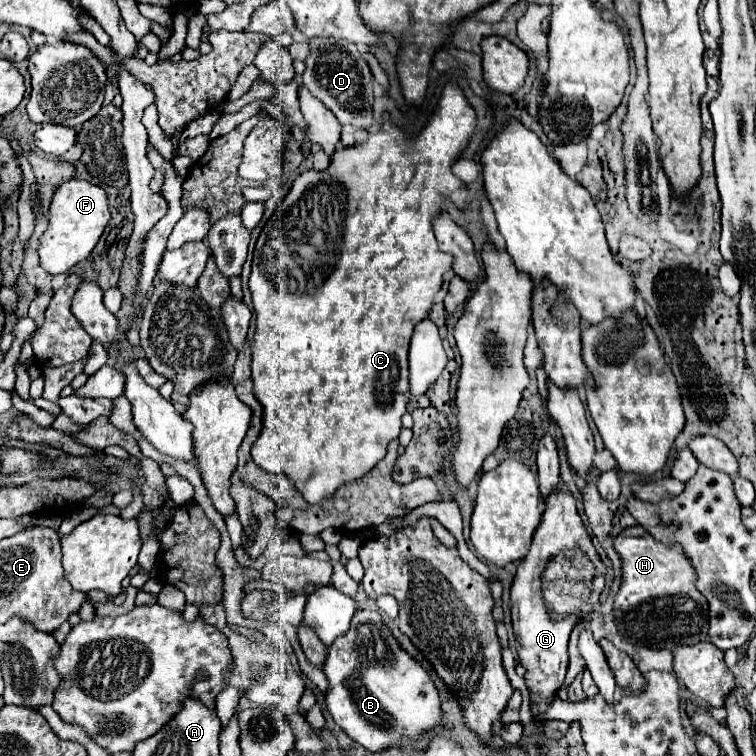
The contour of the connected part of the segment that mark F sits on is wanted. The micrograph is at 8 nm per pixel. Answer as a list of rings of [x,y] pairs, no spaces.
[[[72,179],[60,185],[54,193],[50,207],[50,227],[42,235],[42,245],[40,245],[42,267],[50,275],[68,273],[76,263],[84,261],[92,253],[108,221],[110,221],[108,195],[102,187],[80,179]]]

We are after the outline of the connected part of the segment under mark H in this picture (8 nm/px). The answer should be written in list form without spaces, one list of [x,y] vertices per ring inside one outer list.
[[[636,525],[618,535],[616,551],[622,557],[622,585],[614,599],[614,617],[620,635],[636,647],[668,651],[710,641],[706,597],[698,593],[694,567],[676,541],[662,545],[662,541],[654,541],[646,529]]]

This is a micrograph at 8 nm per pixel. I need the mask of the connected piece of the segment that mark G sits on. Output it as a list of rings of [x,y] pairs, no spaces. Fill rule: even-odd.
[[[546,433],[540,443],[538,443],[538,479],[540,479],[540,491],[542,497],[546,499],[546,511],[548,515],[552,513],[550,519],[542,519],[538,529],[534,531],[532,537],[532,547],[528,551],[528,555],[520,561],[518,565],[518,573],[514,577],[512,583],[512,625],[514,625],[514,633],[518,639],[518,655],[520,655],[520,663],[526,667],[526,685],[532,691],[532,715],[536,717],[536,713],[544,711],[550,703],[550,699],[554,697],[554,693],[558,691],[558,687],[564,683],[564,675],[566,675],[568,667],[568,641],[576,622],[579,617],[570,614],[560,621],[556,617],[552,617],[547,611],[542,591],[540,591],[540,577],[544,572],[546,563],[558,555],[560,551],[566,549],[574,549],[580,547],[590,561],[594,561],[594,565],[602,567],[602,573],[594,577],[594,591],[602,591],[606,585],[606,565],[602,563],[600,555],[596,553],[592,539],[578,515],[576,509],[576,499],[574,495],[566,489],[566,487],[556,487],[560,483],[560,465],[558,465],[558,449],[556,449],[556,441],[550,433]],[[552,491],[552,493],[550,493]],[[550,493],[550,495],[548,495]]]

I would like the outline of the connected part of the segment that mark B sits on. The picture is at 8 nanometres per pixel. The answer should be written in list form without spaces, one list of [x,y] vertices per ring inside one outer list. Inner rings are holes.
[[[362,609],[354,615],[352,629],[326,647],[322,671],[330,685],[328,711],[368,751],[384,751],[402,737],[420,739],[440,723],[440,699],[430,675],[398,647],[378,611]]]

